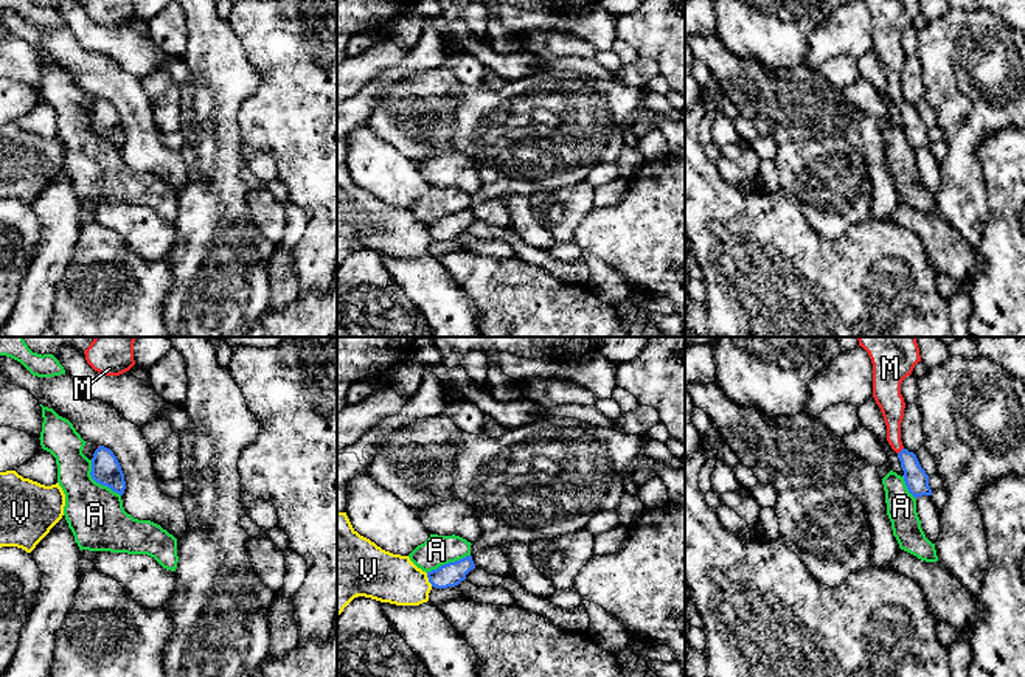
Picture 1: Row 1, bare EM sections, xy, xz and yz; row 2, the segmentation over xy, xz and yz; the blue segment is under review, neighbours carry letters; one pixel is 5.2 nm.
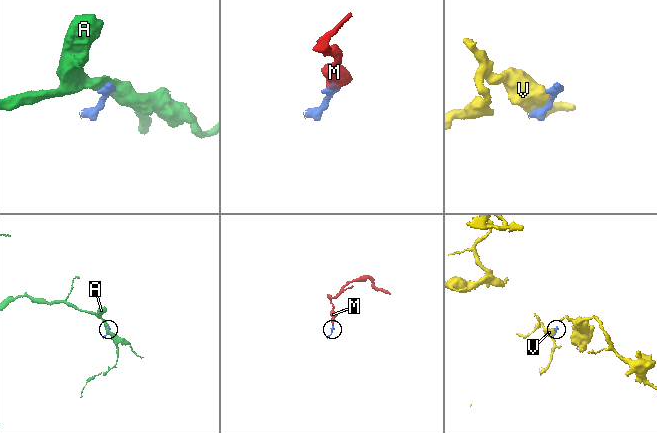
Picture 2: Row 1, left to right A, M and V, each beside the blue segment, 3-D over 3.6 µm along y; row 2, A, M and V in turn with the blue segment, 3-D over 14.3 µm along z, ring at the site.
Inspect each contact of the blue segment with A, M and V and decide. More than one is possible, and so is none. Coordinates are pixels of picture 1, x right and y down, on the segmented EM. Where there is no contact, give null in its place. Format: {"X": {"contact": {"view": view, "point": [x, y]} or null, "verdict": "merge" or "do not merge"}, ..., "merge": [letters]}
{"A": {"contact": {"view": "xy", "point": [98, 482]}, "verdict": "do not merge"}, "M": {"contact": {"view": "yz", "point": [901, 451]}, "verdict": "merge"}, "V": {"contact": {"view": "xz", "point": [429, 579]}, "verdict": "do not merge"}, "merge": ["M"]}

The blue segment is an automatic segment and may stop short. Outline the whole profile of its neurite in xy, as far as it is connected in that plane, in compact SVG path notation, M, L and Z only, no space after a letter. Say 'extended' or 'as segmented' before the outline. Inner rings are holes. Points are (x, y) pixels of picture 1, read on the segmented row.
as segmented; M99 446L92 458L92 478L123 495L126 489L124 474L113 452Z

